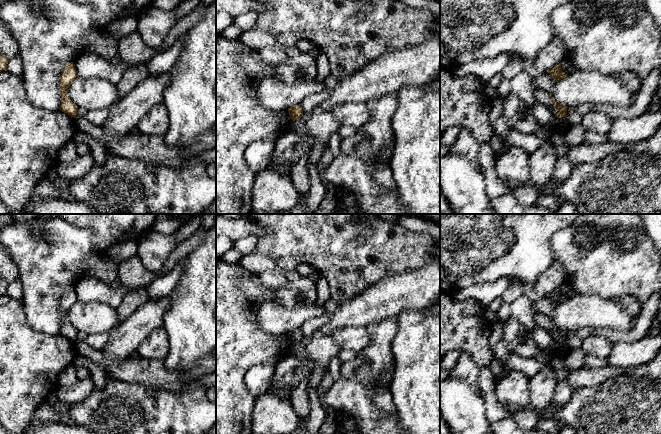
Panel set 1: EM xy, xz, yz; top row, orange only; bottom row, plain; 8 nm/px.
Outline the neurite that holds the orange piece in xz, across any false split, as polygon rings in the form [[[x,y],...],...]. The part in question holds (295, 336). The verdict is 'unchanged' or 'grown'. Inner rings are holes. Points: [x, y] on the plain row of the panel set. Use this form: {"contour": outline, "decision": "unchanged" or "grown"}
{"contour": [[[294,329],[288,332],[288,335],[292,345],[299,344],[303,339],[303,334],[300,329]]], "decision": "unchanged"}

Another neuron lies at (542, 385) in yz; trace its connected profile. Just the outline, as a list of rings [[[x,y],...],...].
[[[549,367],[543,368],[530,379],[530,407],[540,415],[552,404],[558,382],[556,371]]]

